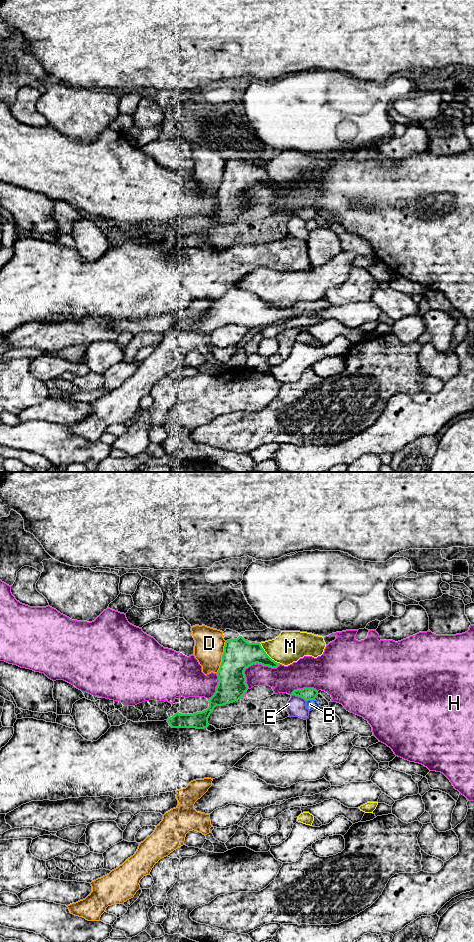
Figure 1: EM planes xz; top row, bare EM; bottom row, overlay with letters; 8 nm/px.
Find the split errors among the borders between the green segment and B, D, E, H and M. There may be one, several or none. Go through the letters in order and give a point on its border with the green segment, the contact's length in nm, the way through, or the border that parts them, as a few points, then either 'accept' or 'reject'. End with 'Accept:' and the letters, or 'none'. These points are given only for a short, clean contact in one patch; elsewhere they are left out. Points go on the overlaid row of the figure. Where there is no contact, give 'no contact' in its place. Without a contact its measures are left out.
B: meets green in xz at (310, 699); contact 70 nm long; border along xz (314, 699), (306, 701); reject
D: meets green in xz at (222, 657); contact 260 nm long; reject
E: meets green in xz at (299, 696); contact 130 nm long; border along xz (292, 694), (301, 697), (305, 701); reject
H: meets green in xz at (253, 663); contact 340 nm long; reject
M: meets green in xz at (266, 654); contact 220 nm long; reject
Accept: none

